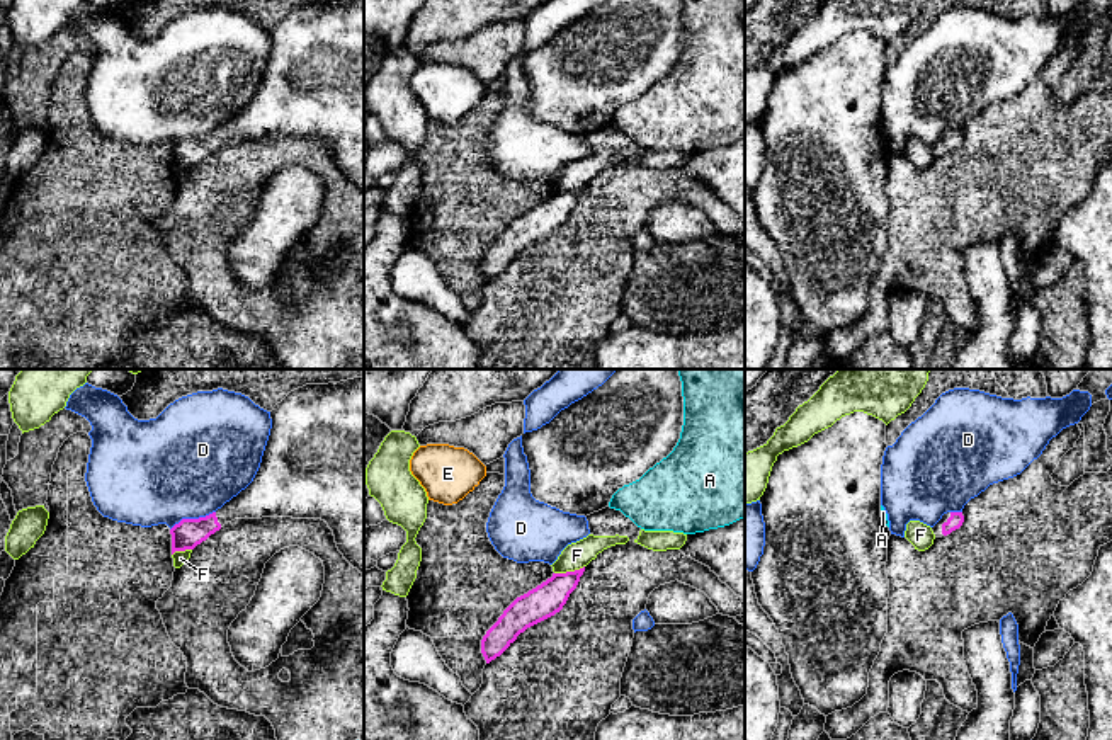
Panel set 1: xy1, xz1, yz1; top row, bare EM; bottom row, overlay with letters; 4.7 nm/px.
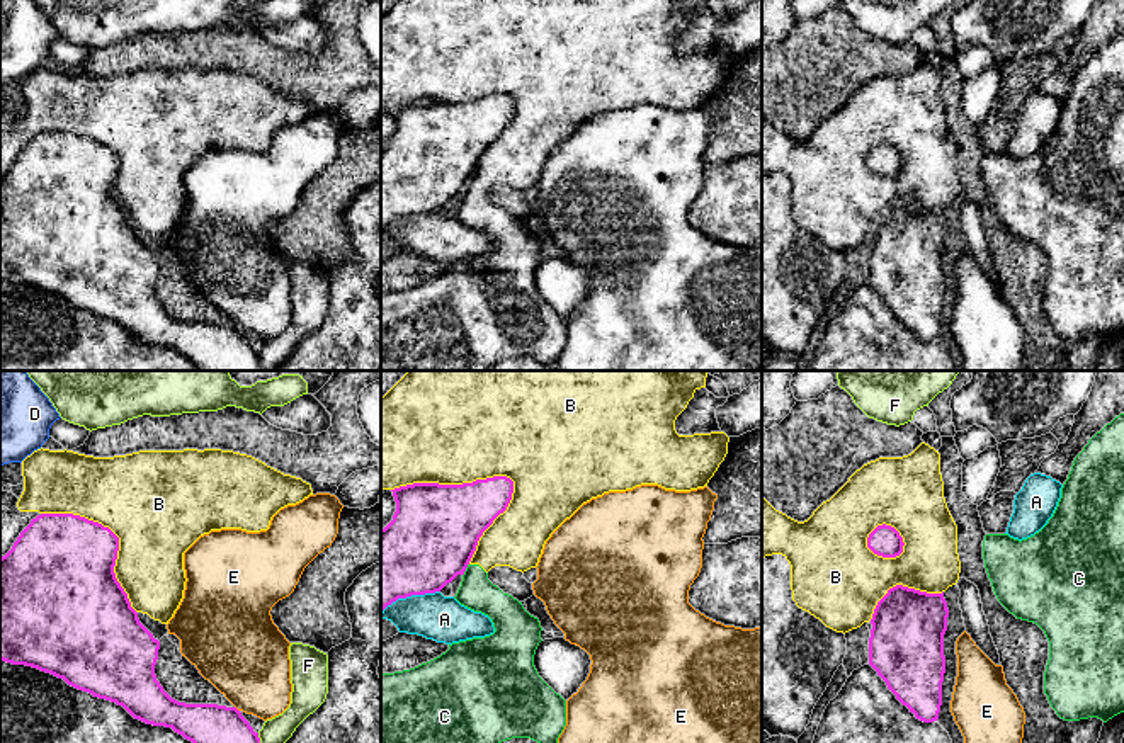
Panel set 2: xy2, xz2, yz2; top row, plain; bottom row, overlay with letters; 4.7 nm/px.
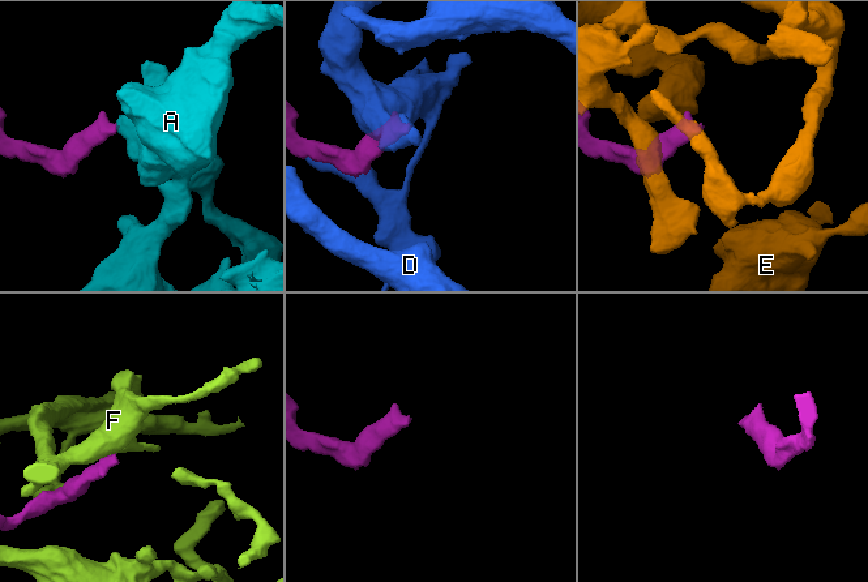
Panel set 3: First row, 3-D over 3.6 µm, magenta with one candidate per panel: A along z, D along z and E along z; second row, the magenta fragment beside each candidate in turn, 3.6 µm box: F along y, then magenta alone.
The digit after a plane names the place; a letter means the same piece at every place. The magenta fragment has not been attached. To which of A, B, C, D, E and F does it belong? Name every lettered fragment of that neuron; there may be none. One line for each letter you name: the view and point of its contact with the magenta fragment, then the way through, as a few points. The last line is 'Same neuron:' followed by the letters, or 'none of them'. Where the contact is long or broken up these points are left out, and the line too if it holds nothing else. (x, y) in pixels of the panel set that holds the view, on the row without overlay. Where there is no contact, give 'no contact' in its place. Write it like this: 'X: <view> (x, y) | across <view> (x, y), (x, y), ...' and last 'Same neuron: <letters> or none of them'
Same neuron: none of them

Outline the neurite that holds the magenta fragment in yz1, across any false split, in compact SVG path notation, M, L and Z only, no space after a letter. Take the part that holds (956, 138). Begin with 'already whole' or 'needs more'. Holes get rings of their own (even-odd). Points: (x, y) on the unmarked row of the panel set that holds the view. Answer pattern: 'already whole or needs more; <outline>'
needs more; M947 131L942 138L932 146L935 157L942 157L959 148L964 141L962 131Z

